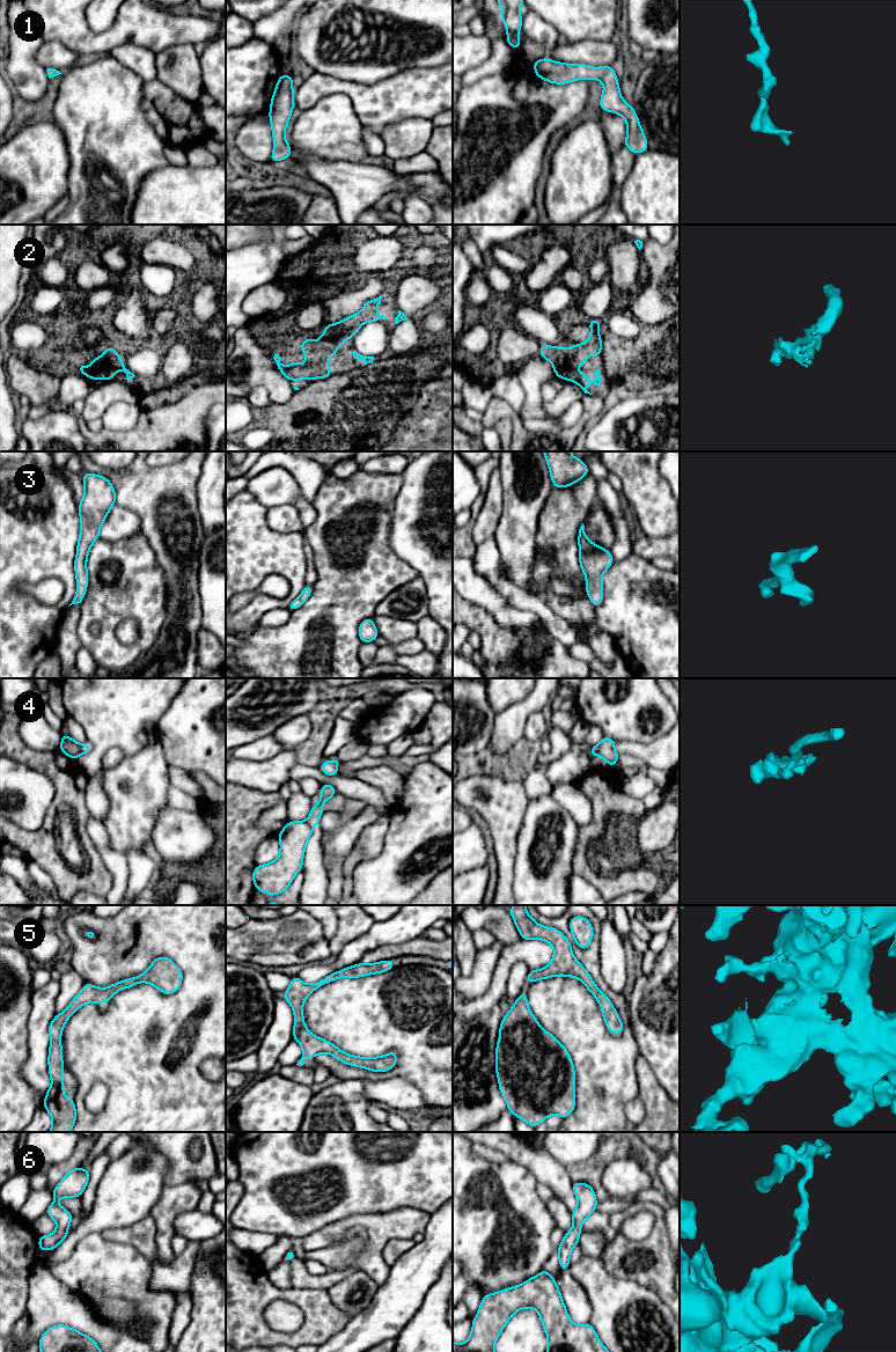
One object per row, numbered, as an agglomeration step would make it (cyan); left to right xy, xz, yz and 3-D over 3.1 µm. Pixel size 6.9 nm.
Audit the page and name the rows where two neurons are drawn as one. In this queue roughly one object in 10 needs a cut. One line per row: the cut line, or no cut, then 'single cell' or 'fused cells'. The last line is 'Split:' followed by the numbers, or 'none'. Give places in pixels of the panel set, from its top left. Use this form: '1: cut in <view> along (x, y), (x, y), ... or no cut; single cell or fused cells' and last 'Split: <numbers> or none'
1: no cut; single cell
2: no cut; single cell
3: no cut; single cell
4: cut in xy along (80, 746), (81, 752); fused cells
5: no cut; single cell
6: no cut; single cell
Split: 4

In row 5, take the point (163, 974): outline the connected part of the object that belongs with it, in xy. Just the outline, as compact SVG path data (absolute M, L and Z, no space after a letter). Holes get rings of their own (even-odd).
M159 956L149 968L128 979L123 979L104 989L86 983L68 1007L54 1016L49 1026L49 1074L52 1081L45 1094L44 1108L52 1118L49 1132L71 1132L76 1120L74 1098L64 1096L61 1033L67 1020L85 1004L107 1004L123 989L131 989L138 983L149 983L164 994L175 993L182 984L181 969L168 957Z

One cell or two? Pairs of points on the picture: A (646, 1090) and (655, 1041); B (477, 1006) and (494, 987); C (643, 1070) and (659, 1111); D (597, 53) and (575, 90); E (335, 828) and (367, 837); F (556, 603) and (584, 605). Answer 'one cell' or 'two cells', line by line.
A: two cells
B: one cell
C: one cell
D: two cells
E: two cells
F: one cell

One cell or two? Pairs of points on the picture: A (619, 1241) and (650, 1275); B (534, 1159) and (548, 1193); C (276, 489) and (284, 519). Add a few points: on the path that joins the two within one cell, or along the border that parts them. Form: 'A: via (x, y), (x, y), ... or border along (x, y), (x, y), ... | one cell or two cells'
A: via (619, 1255), (618, 1268), (625, 1275), (636, 1275) | one cell
B: border along (536, 1181), (545, 1184), (556, 1197) | two cells
C: border along (267, 507), (292, 505), (302, 522) | two cells

